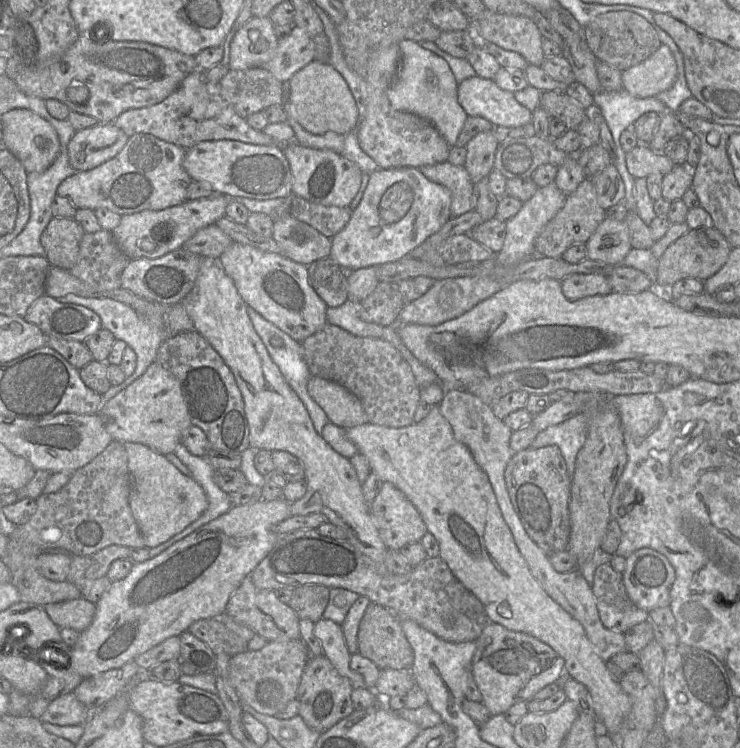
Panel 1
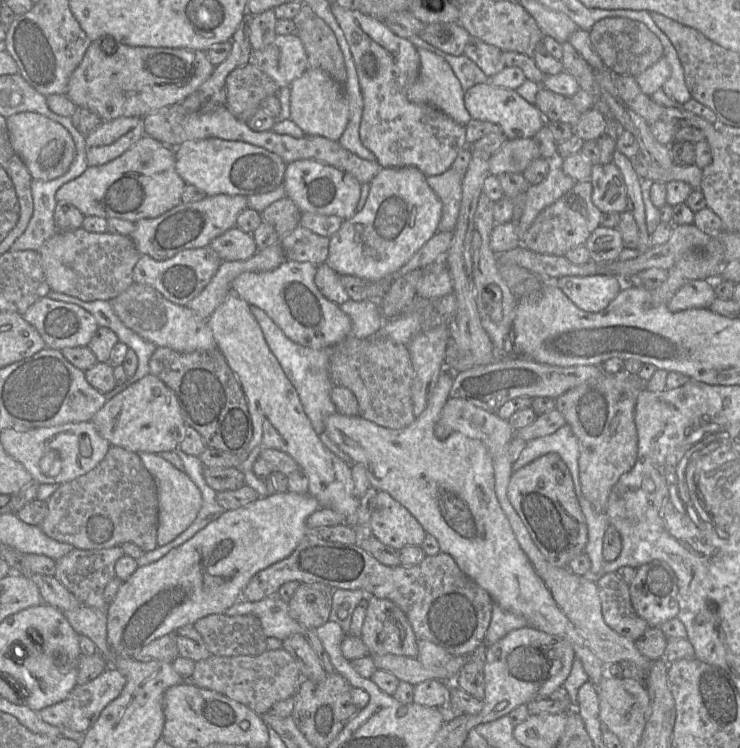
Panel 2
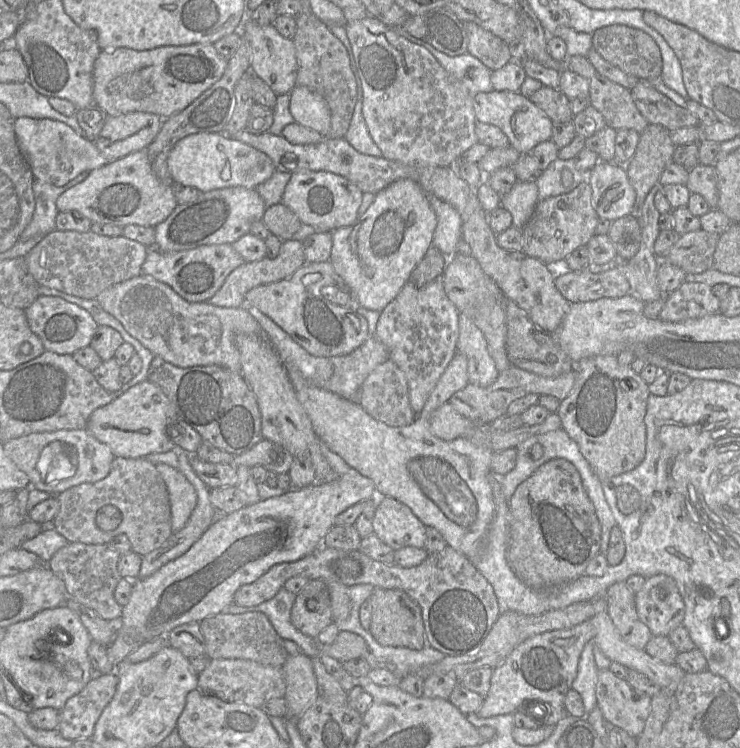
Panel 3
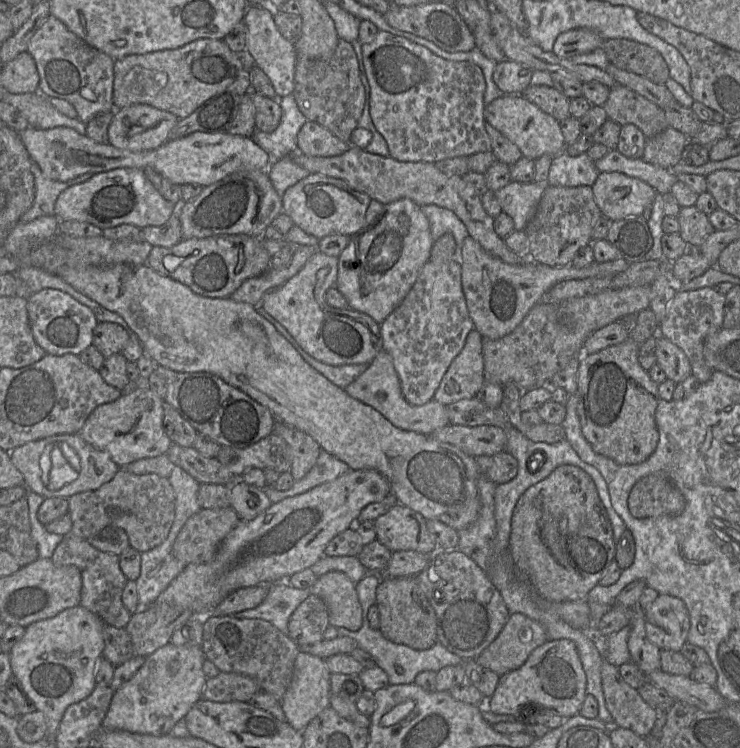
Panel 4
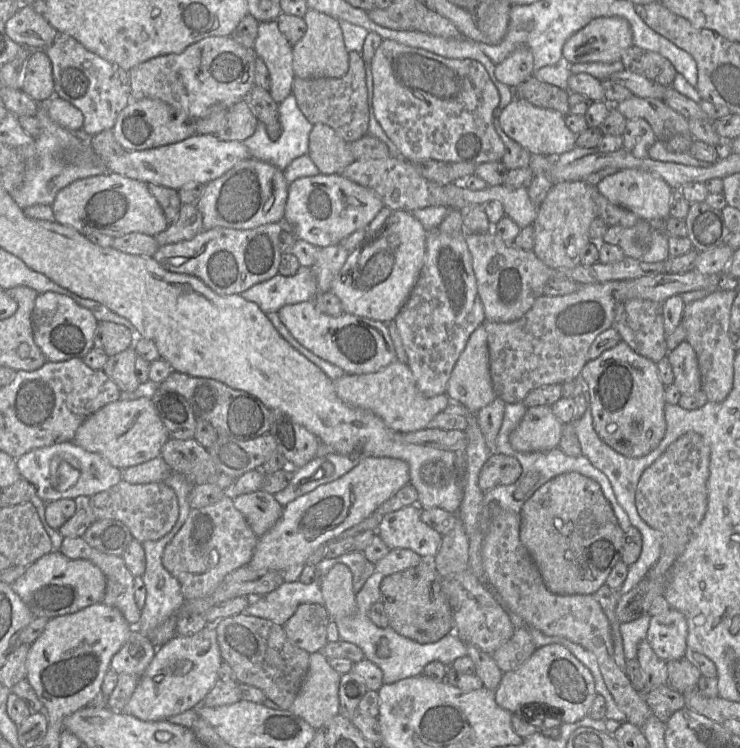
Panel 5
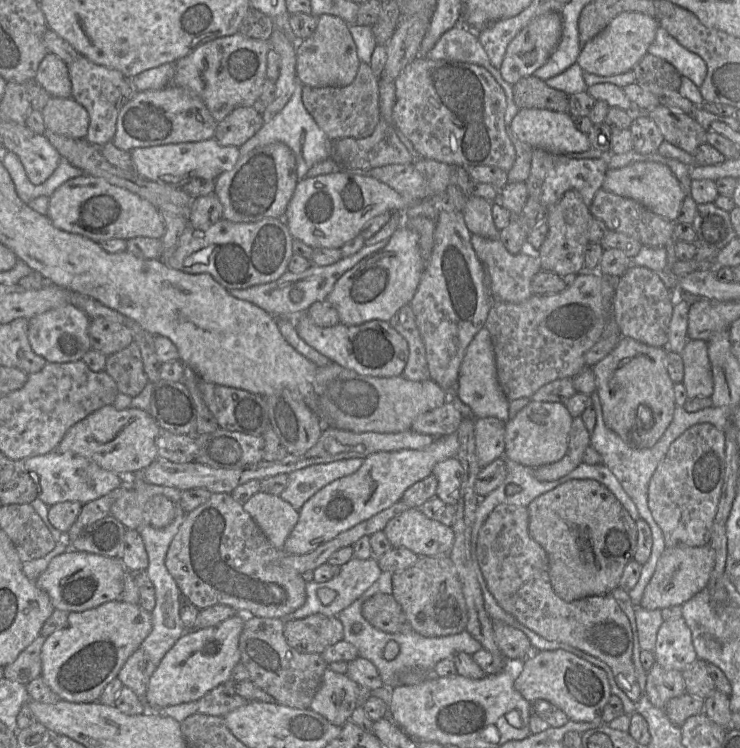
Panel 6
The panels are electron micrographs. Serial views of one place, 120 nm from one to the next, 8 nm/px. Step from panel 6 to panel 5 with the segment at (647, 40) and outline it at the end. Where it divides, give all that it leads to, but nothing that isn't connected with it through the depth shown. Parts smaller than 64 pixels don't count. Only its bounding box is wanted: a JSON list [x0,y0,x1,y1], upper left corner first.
[563,17,633,64]

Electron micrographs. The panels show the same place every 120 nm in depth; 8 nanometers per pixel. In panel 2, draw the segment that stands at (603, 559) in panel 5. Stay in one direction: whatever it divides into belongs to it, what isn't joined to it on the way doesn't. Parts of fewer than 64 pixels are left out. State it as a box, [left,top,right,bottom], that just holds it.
[508,453,588,568]

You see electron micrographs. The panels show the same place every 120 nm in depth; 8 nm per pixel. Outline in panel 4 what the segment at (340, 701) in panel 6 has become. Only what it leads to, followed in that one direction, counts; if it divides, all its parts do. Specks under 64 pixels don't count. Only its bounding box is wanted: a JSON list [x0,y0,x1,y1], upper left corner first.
[280,652,331,732]

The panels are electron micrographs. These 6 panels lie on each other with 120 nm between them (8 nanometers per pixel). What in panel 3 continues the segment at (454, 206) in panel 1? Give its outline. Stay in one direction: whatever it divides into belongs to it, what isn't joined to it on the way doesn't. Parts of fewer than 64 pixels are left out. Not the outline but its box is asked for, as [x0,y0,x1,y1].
[427,194,462,256]

